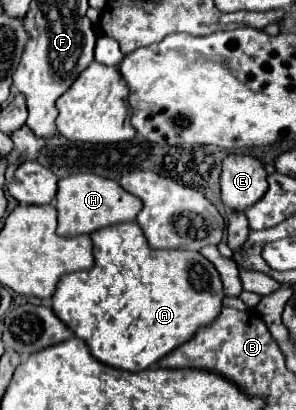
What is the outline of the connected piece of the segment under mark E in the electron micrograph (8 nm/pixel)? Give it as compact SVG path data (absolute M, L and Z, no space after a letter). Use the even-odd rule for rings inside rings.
M231 153L221 163L221 197L229 211L245 211L267 191L267 171L261 159Z

